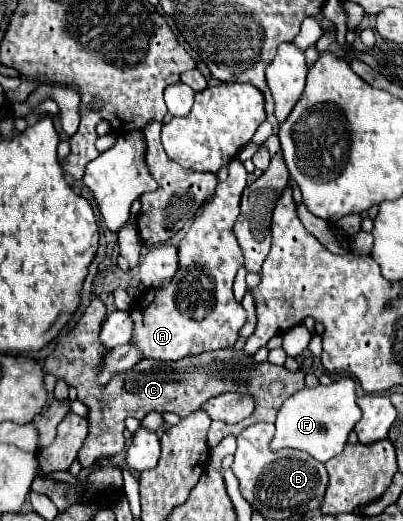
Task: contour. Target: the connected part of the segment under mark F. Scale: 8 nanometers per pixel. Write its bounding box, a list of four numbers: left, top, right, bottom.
[271,377,363,461]

